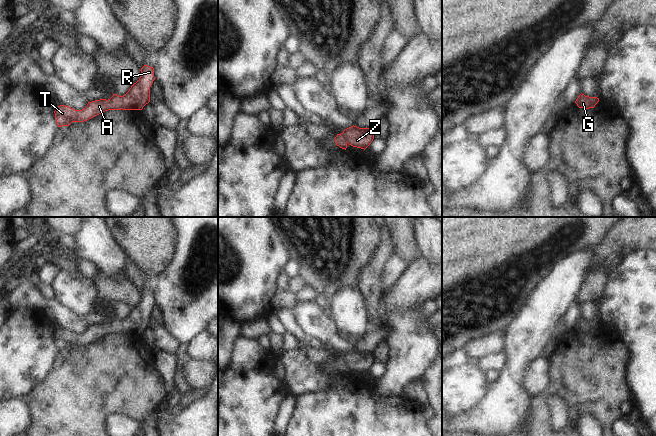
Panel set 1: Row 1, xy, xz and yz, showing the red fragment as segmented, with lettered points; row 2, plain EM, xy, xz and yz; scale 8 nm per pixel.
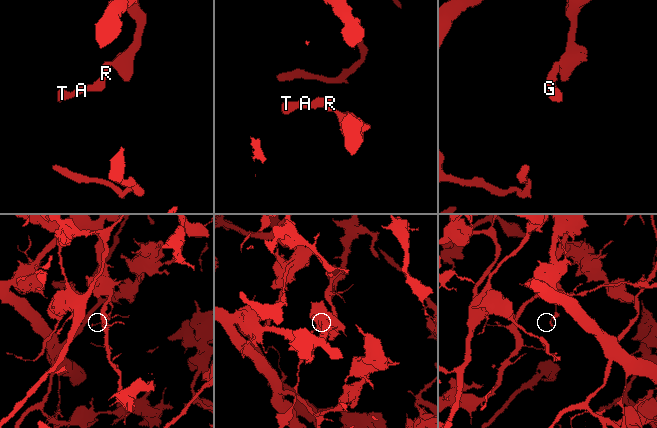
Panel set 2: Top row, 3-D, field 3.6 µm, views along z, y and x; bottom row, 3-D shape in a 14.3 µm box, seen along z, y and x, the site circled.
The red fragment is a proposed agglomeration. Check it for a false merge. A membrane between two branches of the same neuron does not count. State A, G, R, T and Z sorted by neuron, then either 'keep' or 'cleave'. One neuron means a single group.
A G R T Z | keep

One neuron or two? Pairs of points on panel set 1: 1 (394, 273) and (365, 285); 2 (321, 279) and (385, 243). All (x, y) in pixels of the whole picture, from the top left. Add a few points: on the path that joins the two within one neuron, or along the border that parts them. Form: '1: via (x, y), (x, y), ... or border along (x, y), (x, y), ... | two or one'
1: border along (390, 256), (381, 274), (381, 298) | two
2: border along (380, 228), (380, 241), (370, 261), (363, 268) | two

